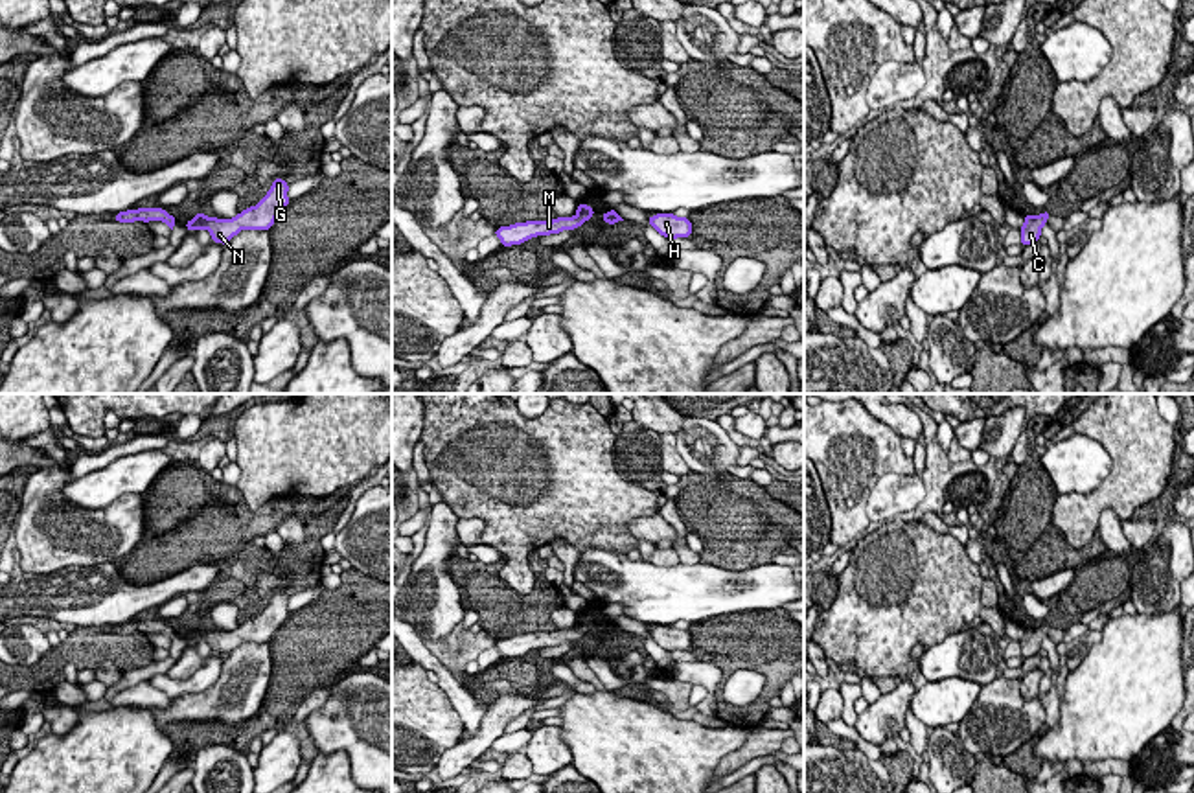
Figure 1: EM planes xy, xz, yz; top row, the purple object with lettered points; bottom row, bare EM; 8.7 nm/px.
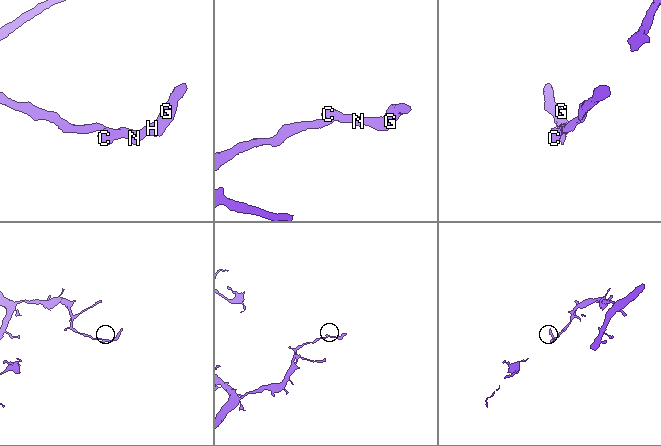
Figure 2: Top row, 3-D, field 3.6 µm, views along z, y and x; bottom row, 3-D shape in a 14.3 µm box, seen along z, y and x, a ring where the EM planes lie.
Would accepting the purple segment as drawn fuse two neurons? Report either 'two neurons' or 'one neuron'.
one neuron

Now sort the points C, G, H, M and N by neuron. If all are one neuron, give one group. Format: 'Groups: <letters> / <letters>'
Groups: C G H M N

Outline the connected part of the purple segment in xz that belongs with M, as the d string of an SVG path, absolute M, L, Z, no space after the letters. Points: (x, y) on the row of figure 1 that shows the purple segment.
M578 202L574 217L556 217L552 221L526 221L510 226L500 226L493 234L500 239L502 247L521 245L537 236L559 234L563 230L580 228L596 213L591 206Z

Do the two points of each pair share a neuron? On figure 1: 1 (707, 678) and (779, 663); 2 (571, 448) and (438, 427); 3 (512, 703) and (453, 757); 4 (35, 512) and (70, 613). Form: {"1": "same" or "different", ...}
{"1": "different", "2": "same", "3": "same", "4": "different"}

